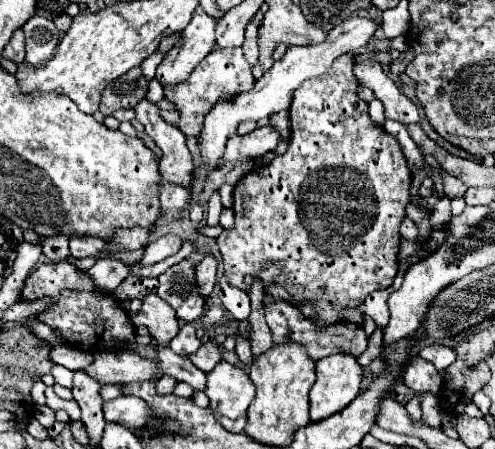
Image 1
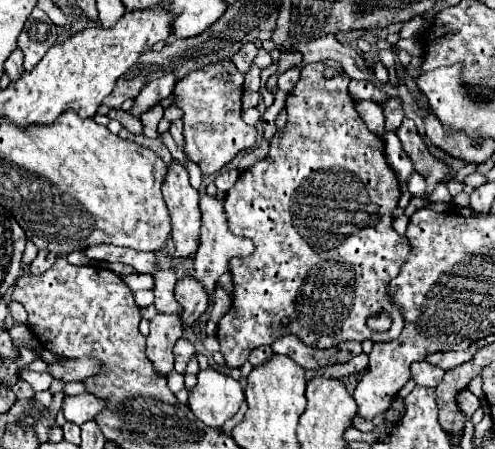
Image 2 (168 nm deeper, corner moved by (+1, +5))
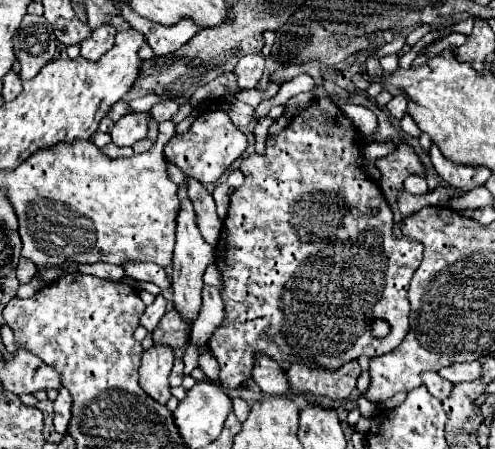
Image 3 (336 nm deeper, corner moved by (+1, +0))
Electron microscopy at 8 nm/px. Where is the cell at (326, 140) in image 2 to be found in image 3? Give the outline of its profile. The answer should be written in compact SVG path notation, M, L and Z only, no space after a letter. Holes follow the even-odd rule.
M320 98L314 100L306 110L302 110L298 116L292 118L290 126L286 126L280 134L268 136L266 140L266 152L264 154L252 154L242 158L240 170L244 174L244 184L234 190L230 198L230 210L228 210L228 220L224 220L222 234L218 240L218 246L214 248L214 264L218 266L222 274L222 300L226 304L226 320L224 324L214 332L214 336L208 342L210 352L216 356L220 364L220 380L218 384L222 388L238 388L242 382L246 382L252 376L254 360L258 354L270 356L278 364L304 364L310 368L324 368L324 370L338 370L342 364L350 360L358 360L360 356L382 356L386 352L392 352L408 334L408 312L410 304L406 298L408 284L412 280L412 274L422 262L422 242L414 238L394 238L392 228L394 228L394 216L392 210L388 208L388 202L384 200L380 188L366 178L366 174L356 166L356 160L360 156L360 144L356 142L358 133L352 122L346 116L342 116L340 108L332 104L330 98ZM374 320L384 320L390 324L390 334L386 338L376 338L372 336L372 322Z

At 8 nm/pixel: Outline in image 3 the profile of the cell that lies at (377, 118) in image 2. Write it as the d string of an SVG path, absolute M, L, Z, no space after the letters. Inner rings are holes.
M344 104L344 106L340 106L340 110L346 114L346 118L350 118L350 122L356 126L356 130L360 134L364 134L364 136L374 134L378 120L372 110L364 108L364 106L356 106L356 104Z

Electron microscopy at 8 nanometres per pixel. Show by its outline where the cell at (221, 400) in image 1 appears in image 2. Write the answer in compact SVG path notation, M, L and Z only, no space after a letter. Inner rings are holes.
M208 367L198 373L198 383L190 391L188 405L202 423L220 429L236 415L244 399L240 381Z

